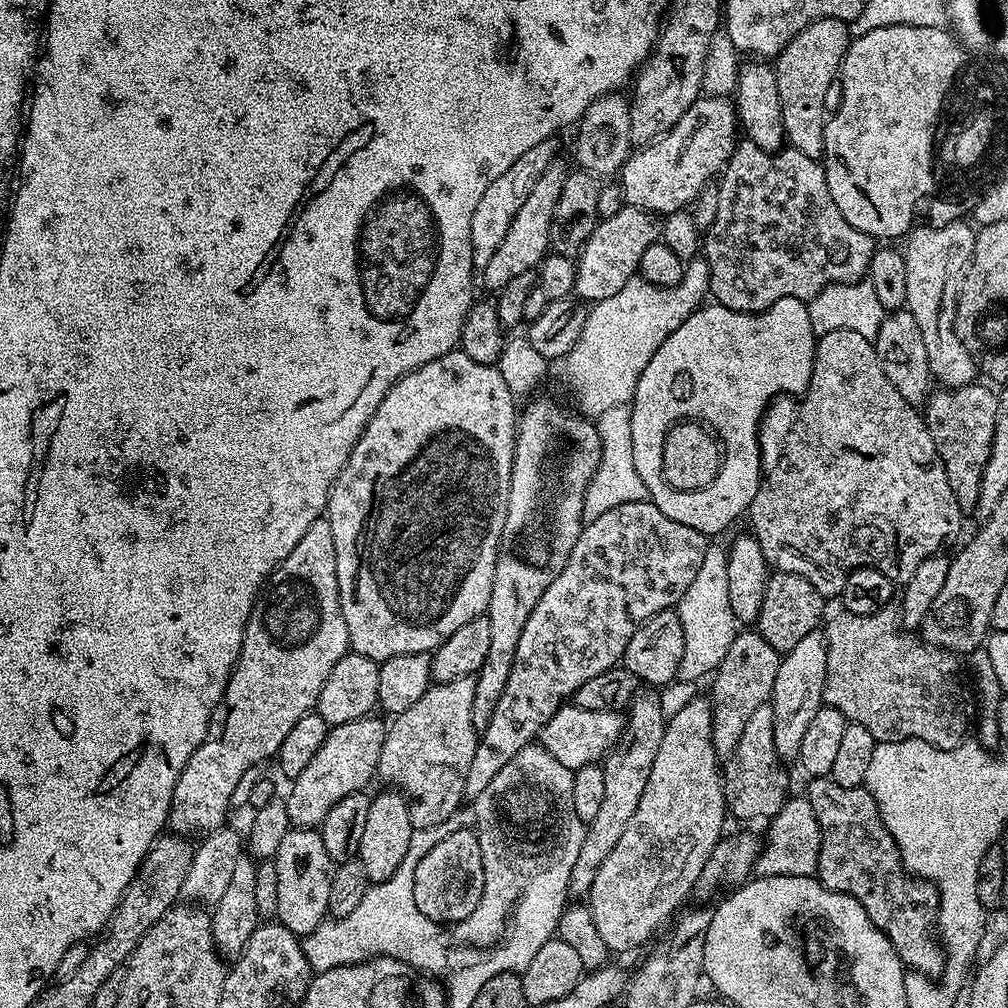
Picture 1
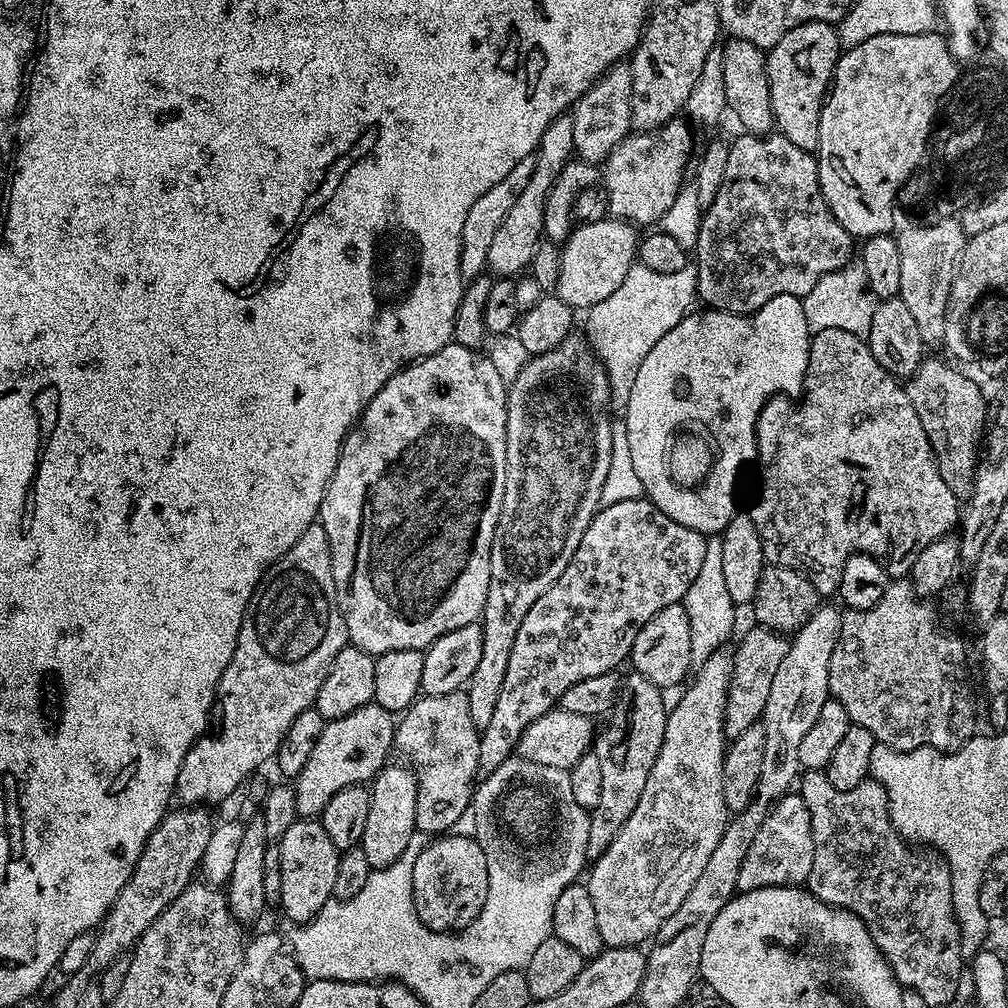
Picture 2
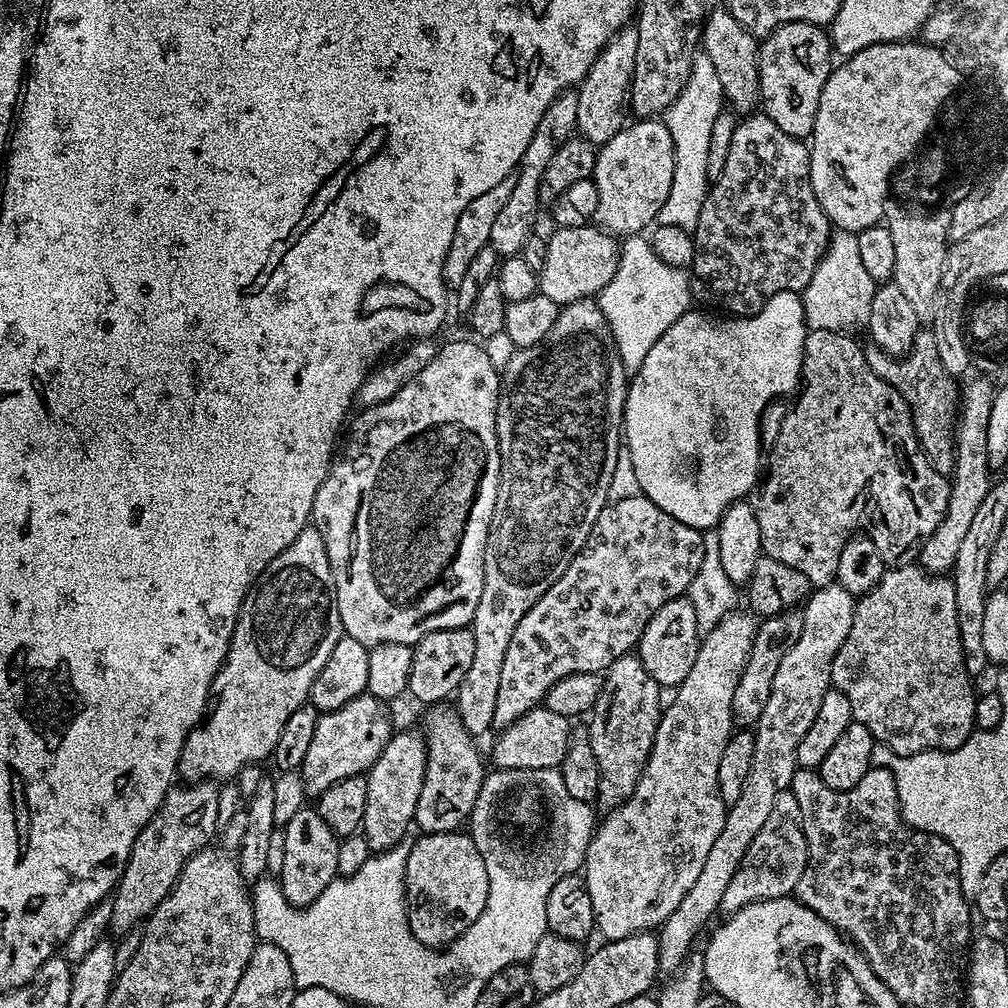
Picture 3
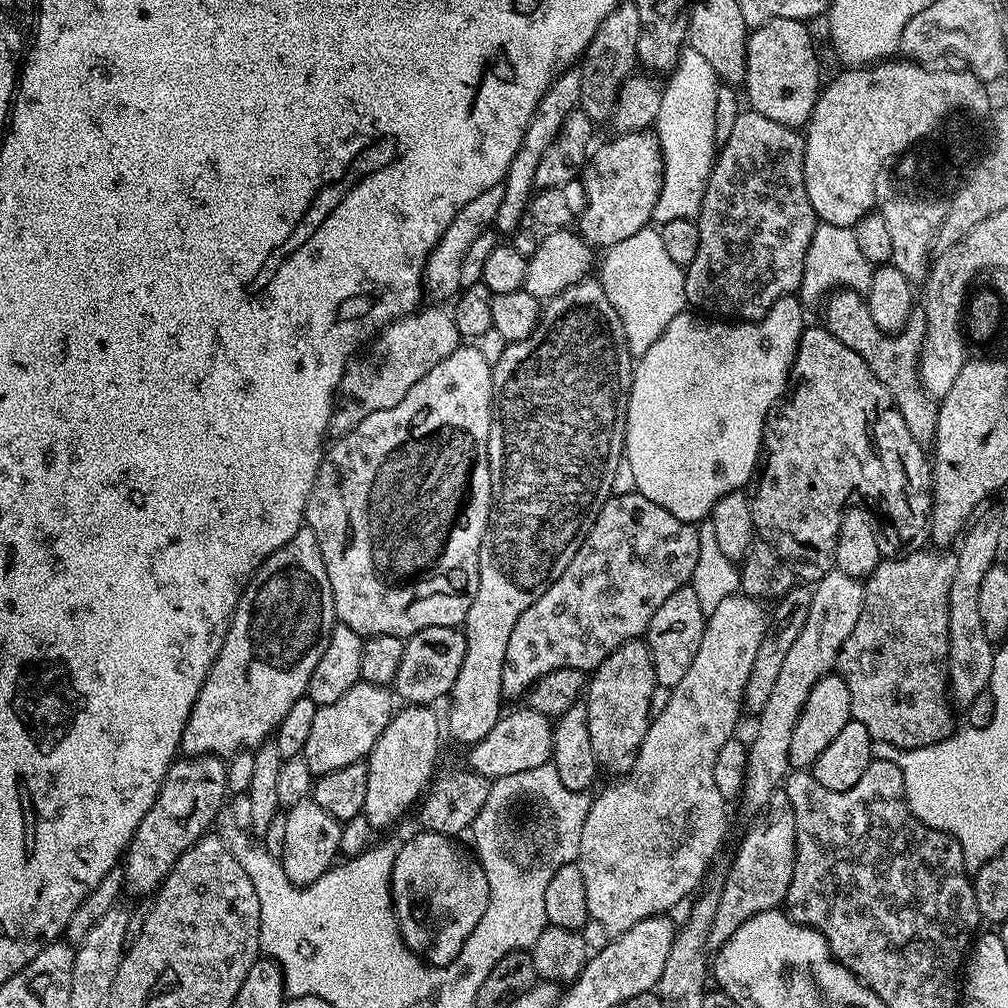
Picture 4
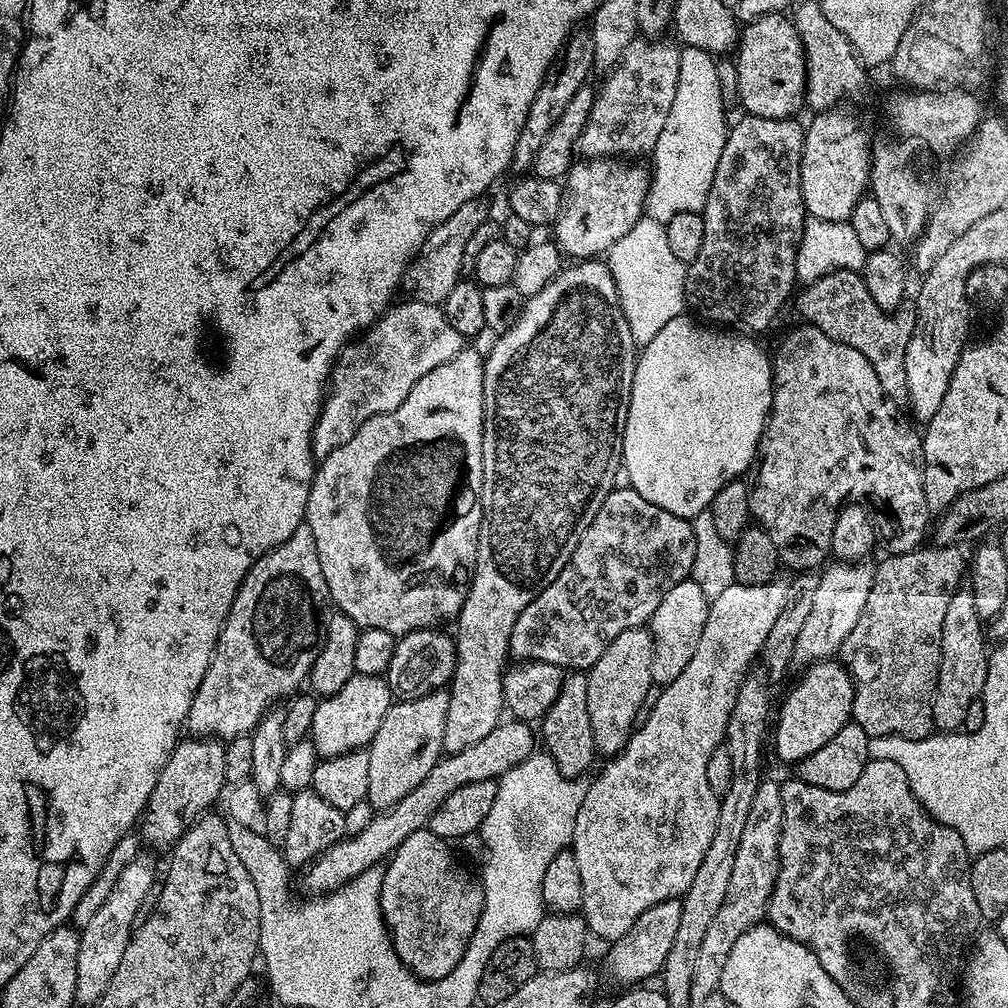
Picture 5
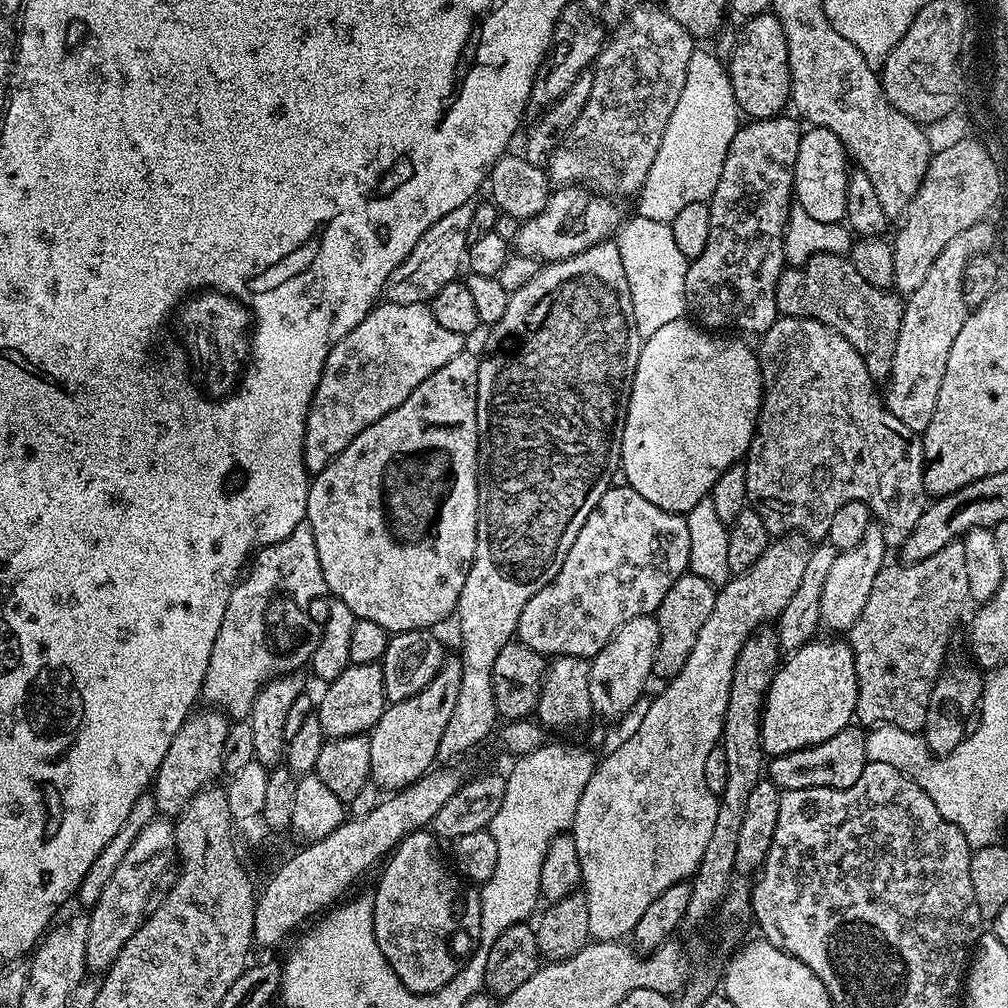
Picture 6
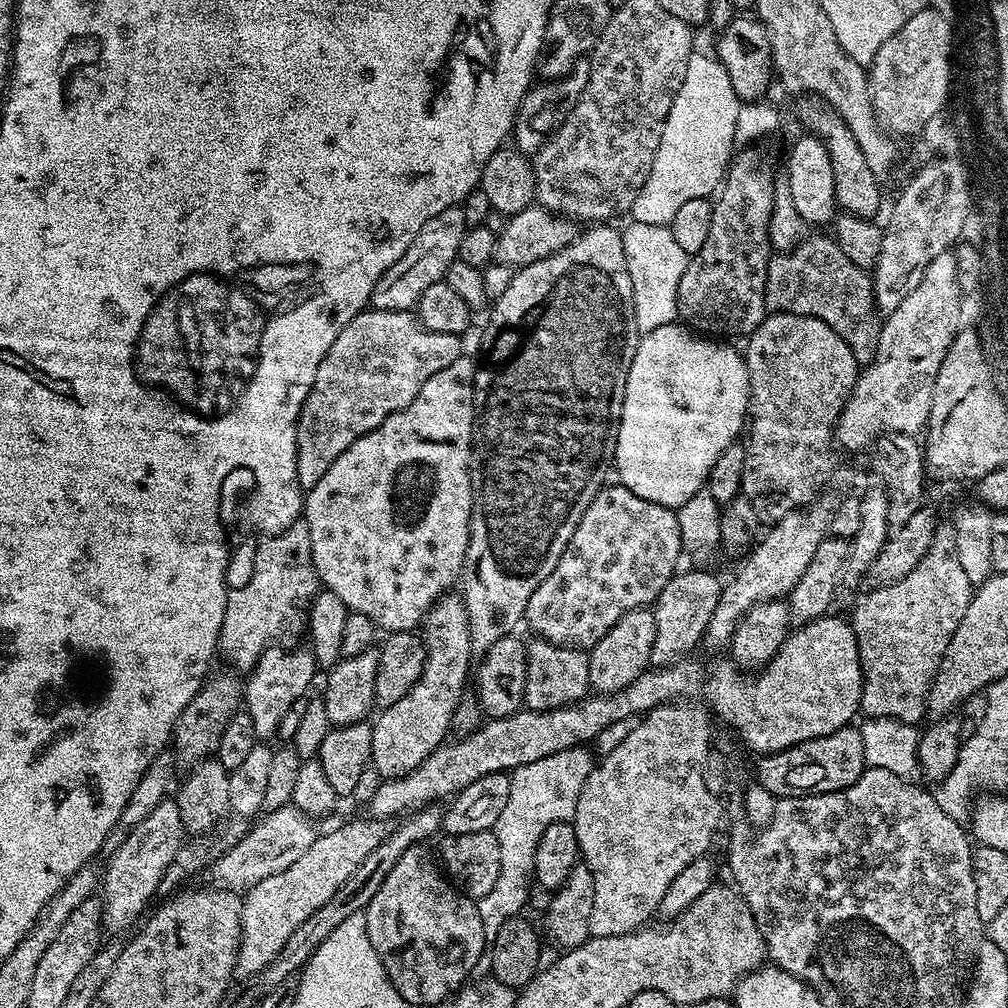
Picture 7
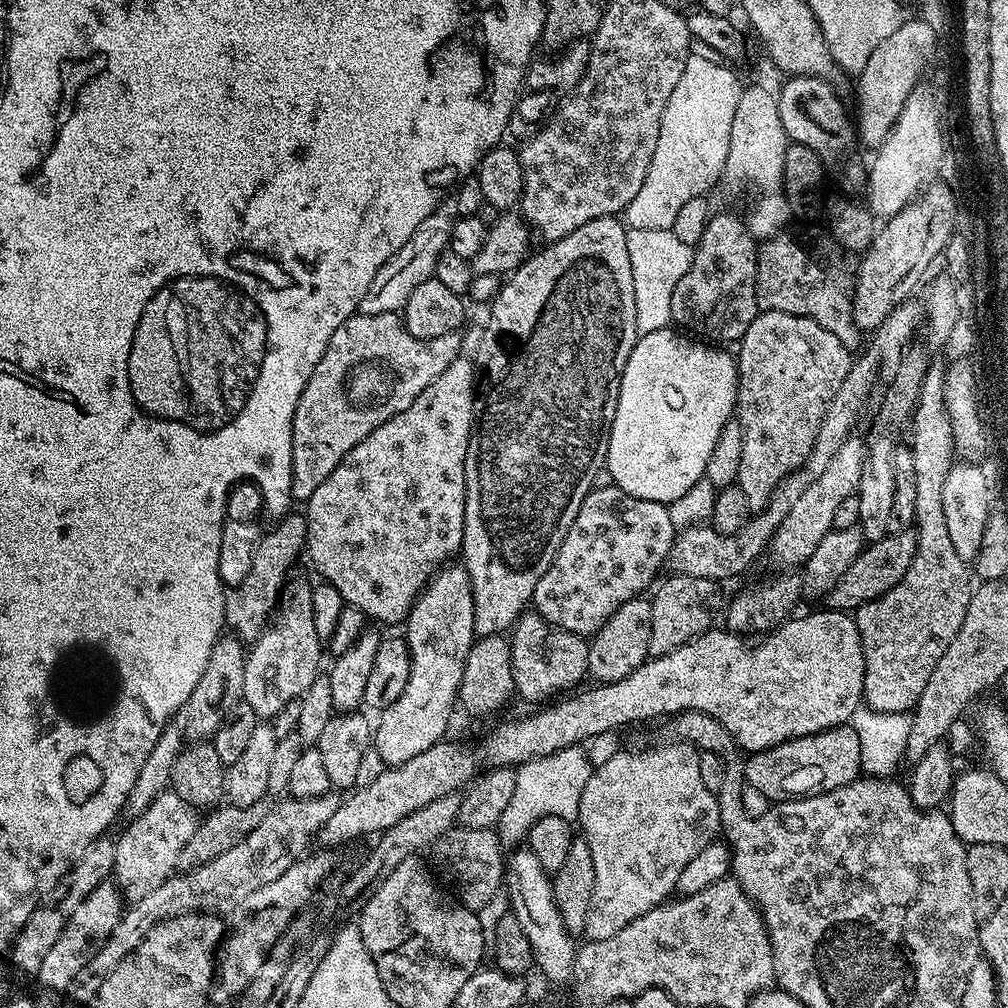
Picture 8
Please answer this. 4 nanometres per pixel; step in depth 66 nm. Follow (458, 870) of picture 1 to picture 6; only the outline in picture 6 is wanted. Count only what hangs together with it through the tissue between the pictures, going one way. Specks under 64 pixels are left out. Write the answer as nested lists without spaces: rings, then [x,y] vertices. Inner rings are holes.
[[[431,831],[411,832],[392,849],[376,892],[371,893],[378,950],[402,986],[419,996],[442,990],[451,982],[464,969],[480,938],[480,893],[453,871],[440,847],[441,841]]]

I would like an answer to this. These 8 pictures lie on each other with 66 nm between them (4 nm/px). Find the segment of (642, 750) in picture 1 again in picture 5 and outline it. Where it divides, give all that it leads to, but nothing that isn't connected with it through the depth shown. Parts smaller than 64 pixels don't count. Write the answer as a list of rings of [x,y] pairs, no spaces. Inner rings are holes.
[[[643,627],[618,634],[618,638],[614,638],[614,642],[606,646],[602,658],[598,658],[598,662],[587,669],[586,698],[590,702],[590,730],[594,730],[594,746],[601,757],[616,756],[627,746],[645,707],[644,699],[647,698],[648,691],[653,691],[654,688],[653,662],[654,638],[651,631]]]

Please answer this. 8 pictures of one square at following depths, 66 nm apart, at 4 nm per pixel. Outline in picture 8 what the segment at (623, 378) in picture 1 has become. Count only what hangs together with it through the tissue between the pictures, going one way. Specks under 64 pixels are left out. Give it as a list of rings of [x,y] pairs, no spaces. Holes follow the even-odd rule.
[[[628,228],[626,250],[630,250],[630,274],[634,274],[634,314],[636,315],[636,330],[640,336],[654,334],[654,330],[662,330],[672,324],[670,314],[670,298],[674,298],[674,286],[682,282],[682,274],[690,270],[690,262],[694,248],[676,238],[671,230],[638,230]]]

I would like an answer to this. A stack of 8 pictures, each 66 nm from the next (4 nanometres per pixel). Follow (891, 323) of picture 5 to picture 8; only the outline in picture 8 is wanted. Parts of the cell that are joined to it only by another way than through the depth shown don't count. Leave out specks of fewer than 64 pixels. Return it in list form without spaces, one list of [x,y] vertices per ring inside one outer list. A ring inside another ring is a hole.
[[[785,230],[763,241],[757,249],[755,294],[760,312],[781,312],[818,322],[838,342],[856,350],[862,339],[854,322],[852,292],[856,288],[857,265],[853,257],[826,230]]]

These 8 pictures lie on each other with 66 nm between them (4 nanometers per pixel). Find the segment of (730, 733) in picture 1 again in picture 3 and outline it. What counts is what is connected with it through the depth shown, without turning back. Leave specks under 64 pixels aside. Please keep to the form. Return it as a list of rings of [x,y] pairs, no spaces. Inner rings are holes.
[[[800,610],[780,612],[777,616],[769,616],[759,621],[750,658],[742,670],[742,678],[738,678],[738,686],[734,686],[732,718],[737,725],[754,726],[758,718],[762,718],[762,710],[770,699],[770,685],[774,683],[774,673],[777,672],[782,658],[786,658],[786,650],[790,650],[790,646],[798,642],[803,621],[804,613]]]

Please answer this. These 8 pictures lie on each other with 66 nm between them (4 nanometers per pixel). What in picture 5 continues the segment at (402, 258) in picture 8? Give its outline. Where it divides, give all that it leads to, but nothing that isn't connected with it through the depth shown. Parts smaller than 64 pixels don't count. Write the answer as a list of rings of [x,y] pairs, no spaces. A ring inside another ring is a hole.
[[[481,198],[466,202],[466,206],[454,210],[454,214],[446,218],[446,222],[442,222],[428,235],[426,242],[420,248],[420,253],[412,259],[407,272],[404,273],[402,288],[403,291],[408,291],[411,299],[427,304],[443,305],[446,294],[454,290],[454,286],[460,281],[465,271],[466,242],[470,242],[476,227],[490,218],[486,201],[487,199]]]

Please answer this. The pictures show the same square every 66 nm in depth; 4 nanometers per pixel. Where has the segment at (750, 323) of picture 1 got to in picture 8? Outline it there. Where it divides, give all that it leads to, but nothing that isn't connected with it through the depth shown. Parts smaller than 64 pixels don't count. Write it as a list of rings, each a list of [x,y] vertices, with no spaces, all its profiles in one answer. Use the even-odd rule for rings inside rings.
[[[671,327],[654,330],[654,334],[637,339],[622,374],[618,410],[608,439],[606,465],[607,475],[612,475],[609,476],[611,483],[626,490],[626,494],[670,505],[682,498],[694,482],[704,479],[706,462],[710,462],[710,454],[714,446],[718,446],[718,438],[726,422],[733,419],[736,411],[736,361],[733,353],[723,352],[720,348],[723,347],[701,342]]]

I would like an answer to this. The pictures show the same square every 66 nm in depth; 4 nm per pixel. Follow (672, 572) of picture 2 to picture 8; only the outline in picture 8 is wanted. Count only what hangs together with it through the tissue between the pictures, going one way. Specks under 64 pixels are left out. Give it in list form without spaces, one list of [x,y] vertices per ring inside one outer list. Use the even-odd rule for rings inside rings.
[[[611,482],[605,484],[605,488],[597,486],[590,494],[586,494],[586,498],[582,502],[582,510],[578,510],[578,518],[574,518],[574,526],[570,526],[570,530],[566,530],[566,538],[562,538],[562,546],[558,546],[558,554],[554,554],[554,562],[550,562],[550,570],[546,570],[546,574],[542,574],[542,582],[538,582],[531,599],[535,615],[541,616],[545,622],[553,624],[556,628],[585,638],[595,636],[596,631],[610,618],[610,614],[614,614],[614,610],[618,610],[618,606],[622,606],[622,602],[630,602],[643,597],[653,587],[652,579],[655,578],[656,571],[660,567],[663,569],[667,565],[672,543],[676,541],[678,535],[676,523],[672,521],[668,513],[668,505],[650,502],[646,498],[634,498],[634,494],[626,494],[626,490],[616,487]]]

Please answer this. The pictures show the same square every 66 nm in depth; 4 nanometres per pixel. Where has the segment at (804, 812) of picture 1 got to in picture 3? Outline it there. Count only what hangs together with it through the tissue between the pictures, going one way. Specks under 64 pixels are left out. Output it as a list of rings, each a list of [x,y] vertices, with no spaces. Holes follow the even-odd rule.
[[[789,790],[774,798],[774,810],[770,810],[770,818],[766,818],[762,830],[754,834],[750,850],[746,850],[738,870],[734,870],[734,878],[730,878],[730,883],[726,885],[720,912],[731,914],[754,902],[792,896],[798,886],[798,878],[802,878],[806,870],[807,861],[808,847],[806,834],[802,830],[802,810],[798,810],[798,802]]]

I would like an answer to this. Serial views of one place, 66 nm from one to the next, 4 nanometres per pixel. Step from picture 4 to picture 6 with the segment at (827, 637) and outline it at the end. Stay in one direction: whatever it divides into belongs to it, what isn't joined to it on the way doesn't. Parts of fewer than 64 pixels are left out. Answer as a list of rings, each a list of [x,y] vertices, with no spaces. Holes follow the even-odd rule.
[[[876,522],[866,526],[866,534],[862,534],[862,542],[858,542],[858,546],[854,546],[845,552],[837,551],[830,574],[826,578],[826,586],[822,586],[822,614],[820,615],[820,623],[825,629],[829,628],[832,631],[829,633],[847,633],[854,626],[854,622],[858,622],[858,618],[866,606],[866,598],[870,598],[870,590],[874,586],[874,578],[879,572],[883,572],[886,567],[884,555],[887,552],[890,552],[890,548],[884,542],[883,527]]]

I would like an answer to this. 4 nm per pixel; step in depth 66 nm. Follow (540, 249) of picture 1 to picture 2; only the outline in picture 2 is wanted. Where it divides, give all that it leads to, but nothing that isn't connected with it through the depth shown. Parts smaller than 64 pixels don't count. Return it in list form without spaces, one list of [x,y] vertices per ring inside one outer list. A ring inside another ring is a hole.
[[[565,114],[554,118],[554,122],[546,126],[540,139],[540,147],[535,153],[534,174],[530,174],[530,182],[526,182],[514,206],[510,206],[510,214],[502,218],[502,226],[498,226],[498,230],[494,230],[494,238],[490,238],[487,271],[493,277],[512,278],[523,273],[531,265],[534,250],[544,236],[546,194],[550,194],[550,186],[554,186],[554,178],[558,178],[558,174],[562,172],[562,166],[566,166],[568,161],[573,159],[575,150],[574,122],[571,115]]]

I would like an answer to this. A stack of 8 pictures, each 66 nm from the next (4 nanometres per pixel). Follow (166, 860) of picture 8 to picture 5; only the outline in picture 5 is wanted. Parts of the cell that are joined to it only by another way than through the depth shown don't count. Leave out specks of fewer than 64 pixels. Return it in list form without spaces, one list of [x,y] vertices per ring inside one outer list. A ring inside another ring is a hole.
[[[137,858],[122,870],[114,890],[110,890],[106,902],[86,922],[84,928],[79,929],[78,942],[78,978],[76,979],[75,1003],[95,1006],[106,994],[106,986],[110,986],[110,978],[114,978],[118,965],[122,962],[122,954],[126,954],[126,946],[130,942],[134,931],[134,914],[141,905],[142,898],[148,893],[150,886],[158,880],[158,872],[152,869],[152,864],[145,858]]]

